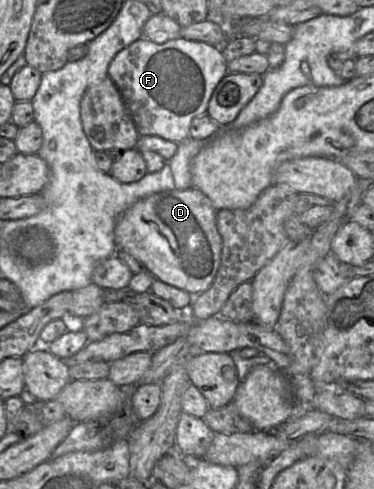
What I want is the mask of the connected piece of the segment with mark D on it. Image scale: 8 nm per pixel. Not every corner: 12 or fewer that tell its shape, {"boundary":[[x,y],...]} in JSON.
{"boundary":[[196,188],[118,219],[118,250],[197,296],[221,263],[218,210]]}

